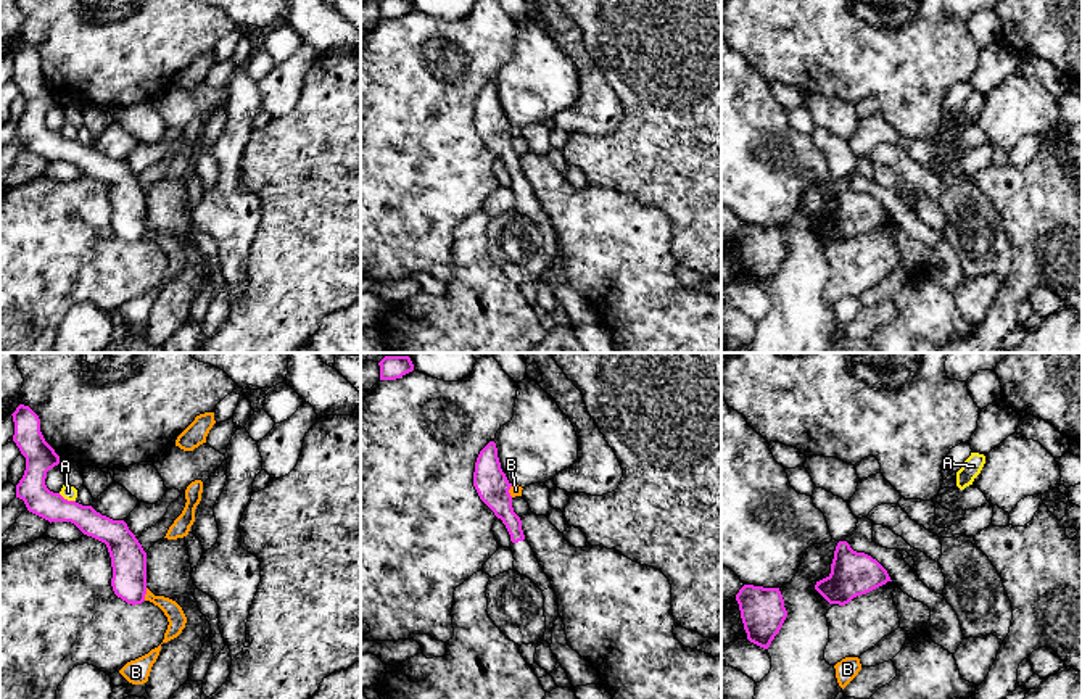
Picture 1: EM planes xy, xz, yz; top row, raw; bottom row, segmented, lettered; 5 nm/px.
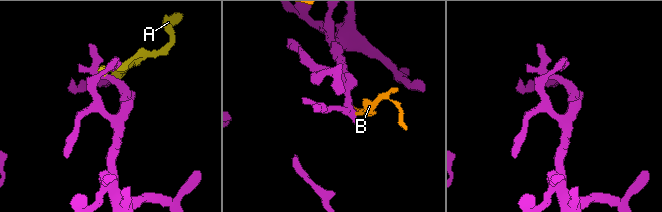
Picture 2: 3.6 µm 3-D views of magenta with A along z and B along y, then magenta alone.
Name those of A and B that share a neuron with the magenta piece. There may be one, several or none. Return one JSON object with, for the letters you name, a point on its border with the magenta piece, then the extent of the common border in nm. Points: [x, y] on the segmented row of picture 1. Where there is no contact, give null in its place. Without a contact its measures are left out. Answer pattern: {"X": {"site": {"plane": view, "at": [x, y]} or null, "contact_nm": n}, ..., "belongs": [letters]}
{"belongs": []}

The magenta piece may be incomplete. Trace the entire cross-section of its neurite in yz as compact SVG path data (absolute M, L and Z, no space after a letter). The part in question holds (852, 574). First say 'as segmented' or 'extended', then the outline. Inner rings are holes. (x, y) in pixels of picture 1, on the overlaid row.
as segmented | M839 541L831 564L831 573L816 581L815 589L829 602L845 606L853 598L866 594L887 581L887 570L871 556L857 552L847 541Z

